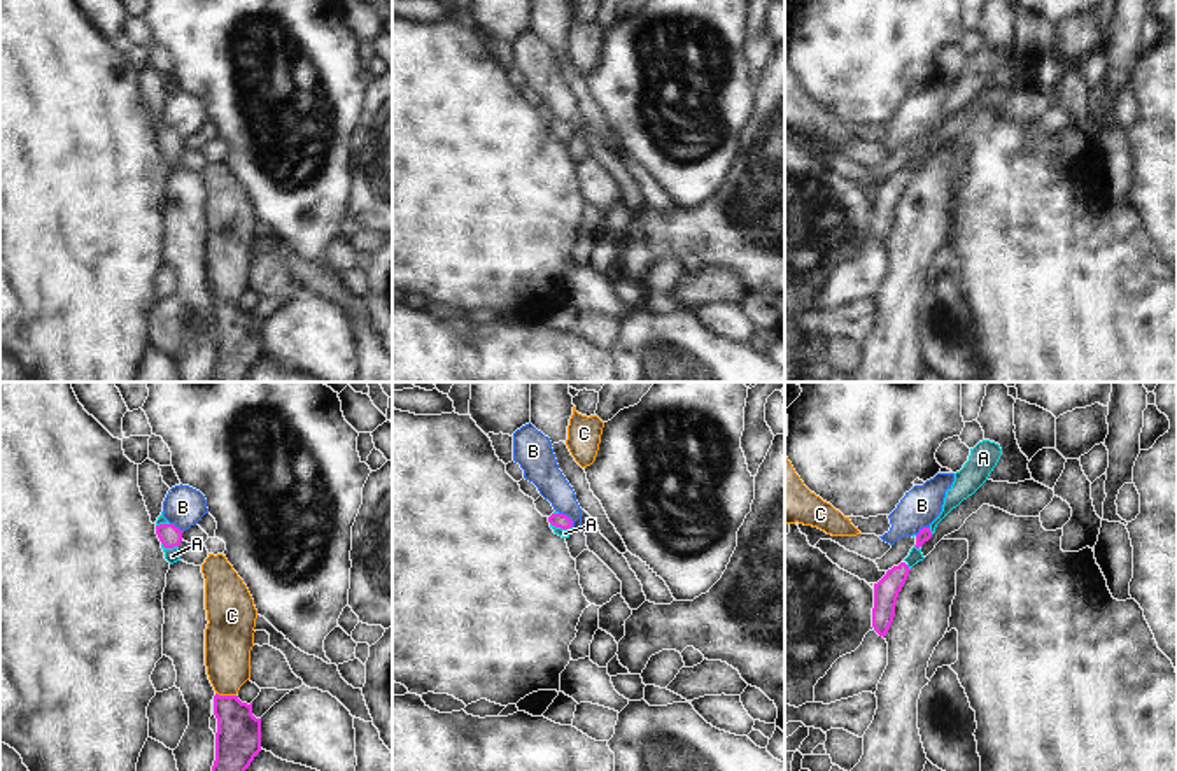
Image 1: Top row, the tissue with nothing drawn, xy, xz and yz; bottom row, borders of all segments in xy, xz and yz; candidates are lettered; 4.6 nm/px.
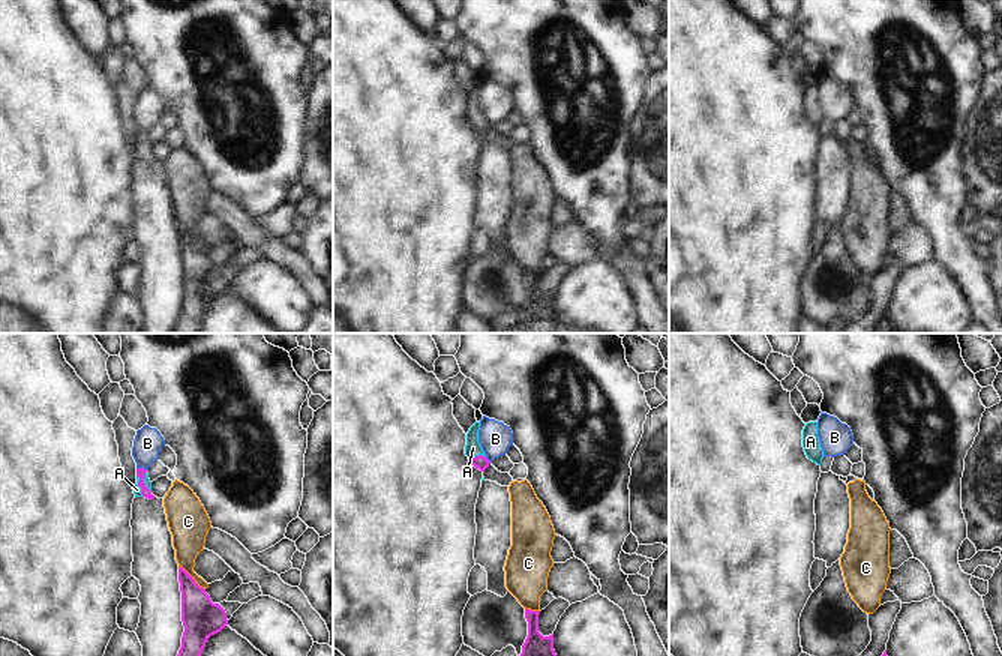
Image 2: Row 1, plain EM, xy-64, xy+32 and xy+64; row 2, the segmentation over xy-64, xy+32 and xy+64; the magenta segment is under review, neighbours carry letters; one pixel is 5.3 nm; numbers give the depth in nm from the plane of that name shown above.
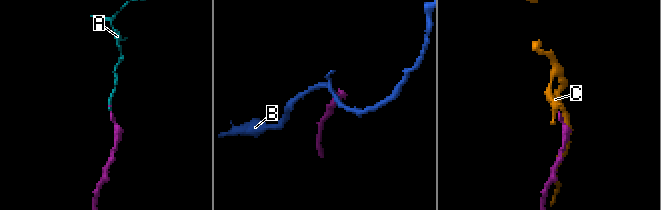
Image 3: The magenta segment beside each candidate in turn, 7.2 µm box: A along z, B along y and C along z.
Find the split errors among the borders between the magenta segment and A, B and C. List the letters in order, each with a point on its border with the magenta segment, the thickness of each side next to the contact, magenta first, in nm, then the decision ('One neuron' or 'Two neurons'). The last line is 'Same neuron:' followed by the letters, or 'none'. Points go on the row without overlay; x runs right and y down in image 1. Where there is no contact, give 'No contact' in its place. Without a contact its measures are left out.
A: Touches magenta at xy (169, 155). Thickness 100 nm (magenta) against 70 nm. One neuron
B: Touches magenta at xz (568, 125). Thickness 70 nm (magenta) against 150 nm. Two neurons
C: Touches magenta at xy (226, 304). Thickness 200 nm (magenta) against 220 nm. Two neurons
Same neuron: A.

